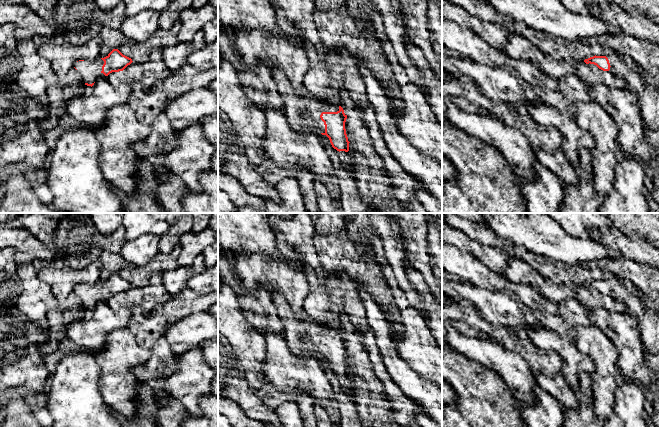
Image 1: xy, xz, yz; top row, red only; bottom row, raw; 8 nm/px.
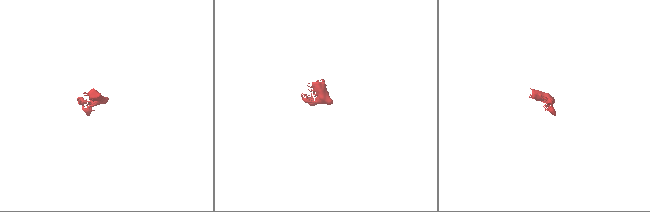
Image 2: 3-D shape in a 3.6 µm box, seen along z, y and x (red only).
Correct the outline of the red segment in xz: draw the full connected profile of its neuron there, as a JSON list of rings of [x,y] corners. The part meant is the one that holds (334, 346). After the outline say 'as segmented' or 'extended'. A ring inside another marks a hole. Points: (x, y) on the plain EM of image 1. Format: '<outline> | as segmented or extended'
[[[274,292],[270,295],[283,324],[284,337],[290,350],[297,356],[303,356],[307,353],[310,357],[318,359],[321,364],[322,360],[326,359],[329,362],[332,371],[338,375],[338,382],[344,389],[345,393],[353,400],[353,384],[348,377],[350,366],[348,365],[345,353],[347,339],[344,337],[343,332],[340,329],[325,326],[308,319],[298,319],[291,306],[281,294]]] | extended

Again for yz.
[[[614,276],[608,280],[595,279],[585,283],[584,286],[586,288],[594,288],[603,295],[610,295],[616,301],[622,301],[626,306],[626,312],[637,321],[644,349],[650,354],[659,353],[659,314],[644,305],[644,303],[639,299],[638,289],[630,281]]] | extended

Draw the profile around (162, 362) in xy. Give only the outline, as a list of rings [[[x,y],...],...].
[[[160,338],[151,349],[150,359],[132,369],[132,373],[142,381],[160,379],[169,376],[176,367],[176,354],[172,351],[168,341]]]

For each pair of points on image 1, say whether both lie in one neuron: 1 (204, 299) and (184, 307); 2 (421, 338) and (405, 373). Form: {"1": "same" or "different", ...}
{"1": "same", "2": "different"}

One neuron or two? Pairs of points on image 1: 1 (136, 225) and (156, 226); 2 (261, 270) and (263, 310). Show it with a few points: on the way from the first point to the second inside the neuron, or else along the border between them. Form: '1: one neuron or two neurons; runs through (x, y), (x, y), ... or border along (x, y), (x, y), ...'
1: one neuron; runs through (141, 225), (151, 226)
2: two neurons; border along (240, 278), (248, 288), (263, 286), (270, 293)

